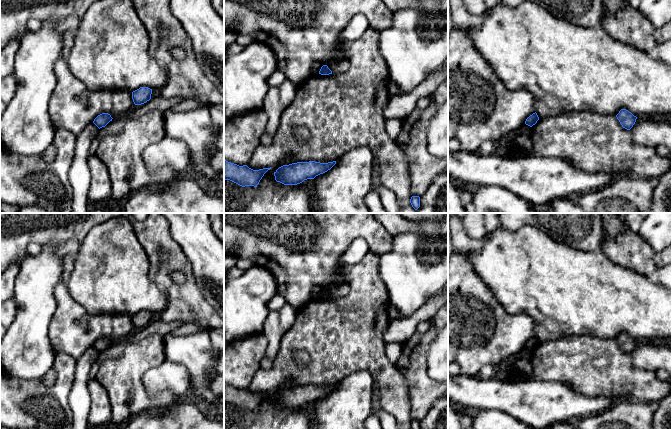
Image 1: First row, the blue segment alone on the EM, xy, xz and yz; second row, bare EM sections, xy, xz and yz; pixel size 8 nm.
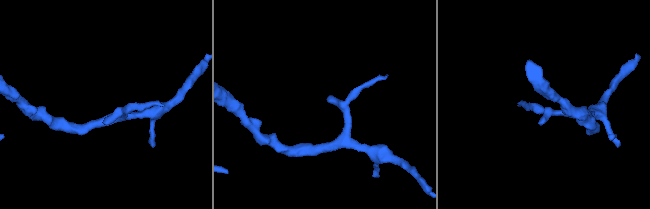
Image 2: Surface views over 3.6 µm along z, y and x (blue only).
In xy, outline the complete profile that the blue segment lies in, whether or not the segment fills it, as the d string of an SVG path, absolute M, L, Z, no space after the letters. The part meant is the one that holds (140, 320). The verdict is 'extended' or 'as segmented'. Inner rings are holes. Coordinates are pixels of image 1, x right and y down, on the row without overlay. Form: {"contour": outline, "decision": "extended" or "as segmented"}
{"contour": "M140 311L132 316L132 323L135 329L141 329L151 323L152 313L148 311Z", "decision": "as segmented"}

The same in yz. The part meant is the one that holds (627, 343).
{"contour": "M621 333L616 339L623 352L630 354L636 346L637 341L626 333Z", "decision": "as segmented"}

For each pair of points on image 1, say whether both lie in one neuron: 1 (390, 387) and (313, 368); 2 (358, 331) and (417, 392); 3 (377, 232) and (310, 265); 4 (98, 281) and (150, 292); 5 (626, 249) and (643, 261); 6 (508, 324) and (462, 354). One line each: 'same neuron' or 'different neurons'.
1: same neuron
2: different neurons
3: same neuron
4: same neuron
5: same neuron
6: same neuron

